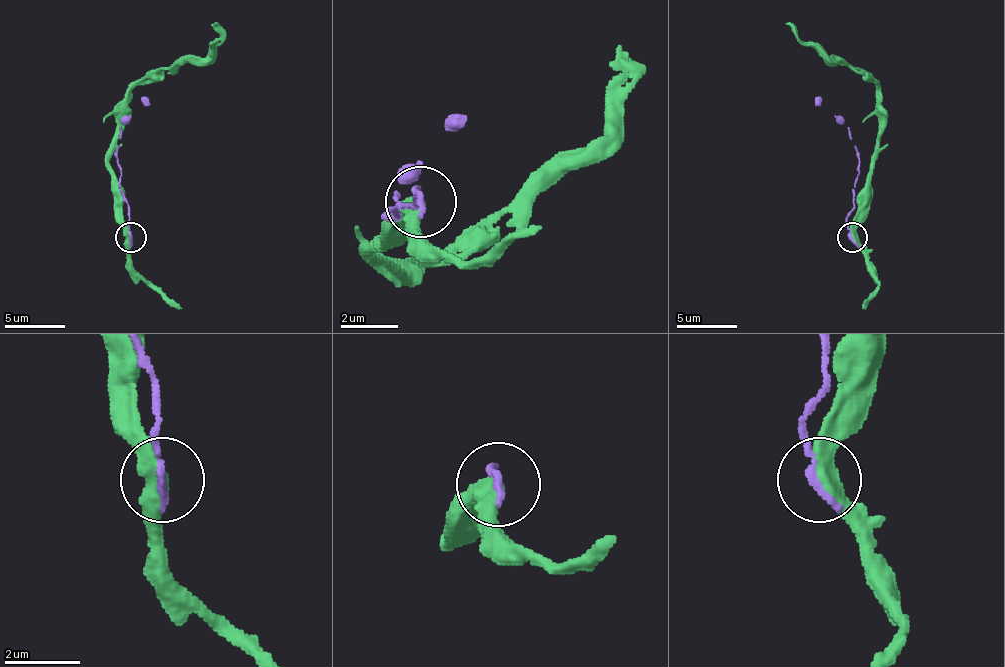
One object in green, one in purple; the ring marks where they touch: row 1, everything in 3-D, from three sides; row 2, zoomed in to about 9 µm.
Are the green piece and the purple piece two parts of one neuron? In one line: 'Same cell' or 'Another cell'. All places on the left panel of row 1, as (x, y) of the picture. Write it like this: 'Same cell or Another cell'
Another cell

